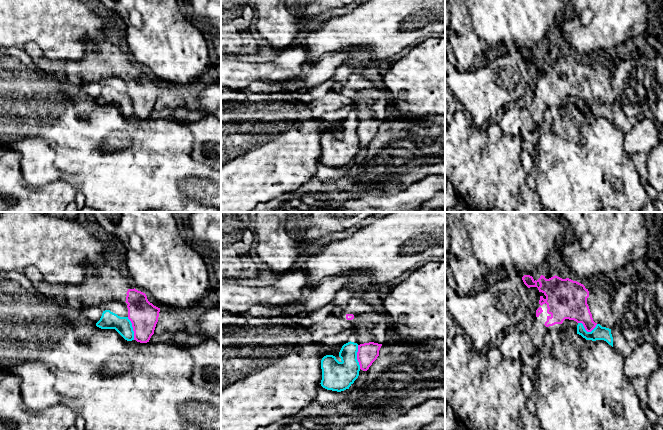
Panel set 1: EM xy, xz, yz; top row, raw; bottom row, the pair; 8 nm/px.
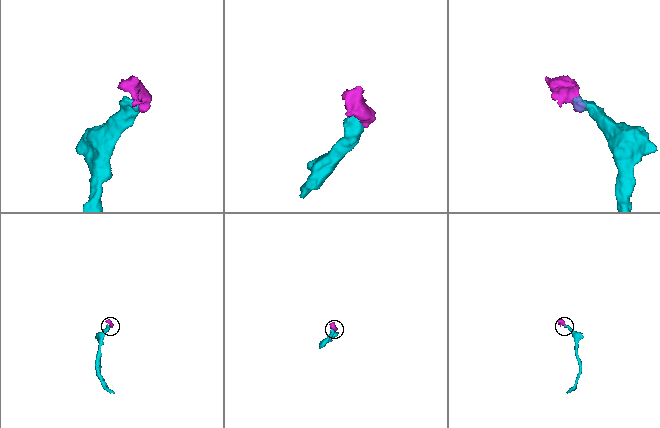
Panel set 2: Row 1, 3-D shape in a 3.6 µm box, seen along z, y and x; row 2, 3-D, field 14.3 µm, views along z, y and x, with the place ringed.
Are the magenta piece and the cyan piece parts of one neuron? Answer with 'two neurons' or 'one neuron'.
two neurons

